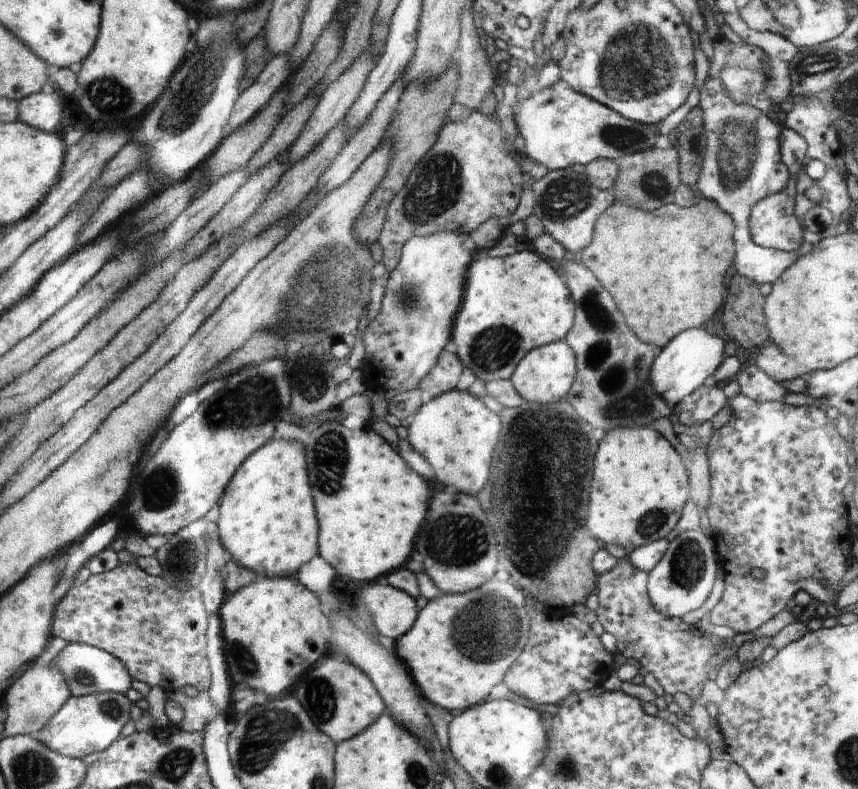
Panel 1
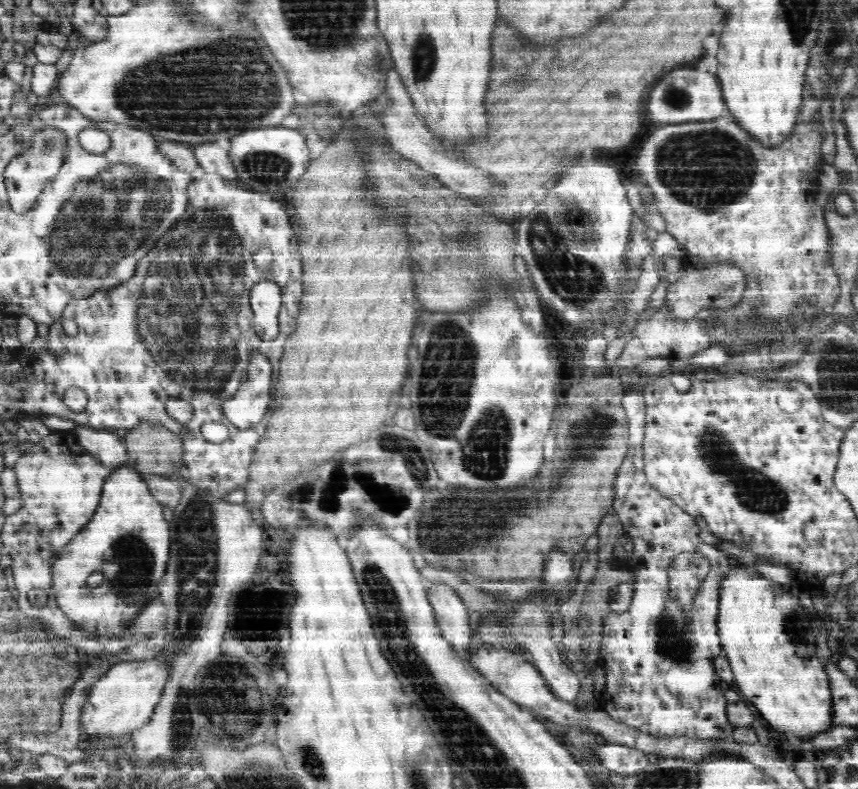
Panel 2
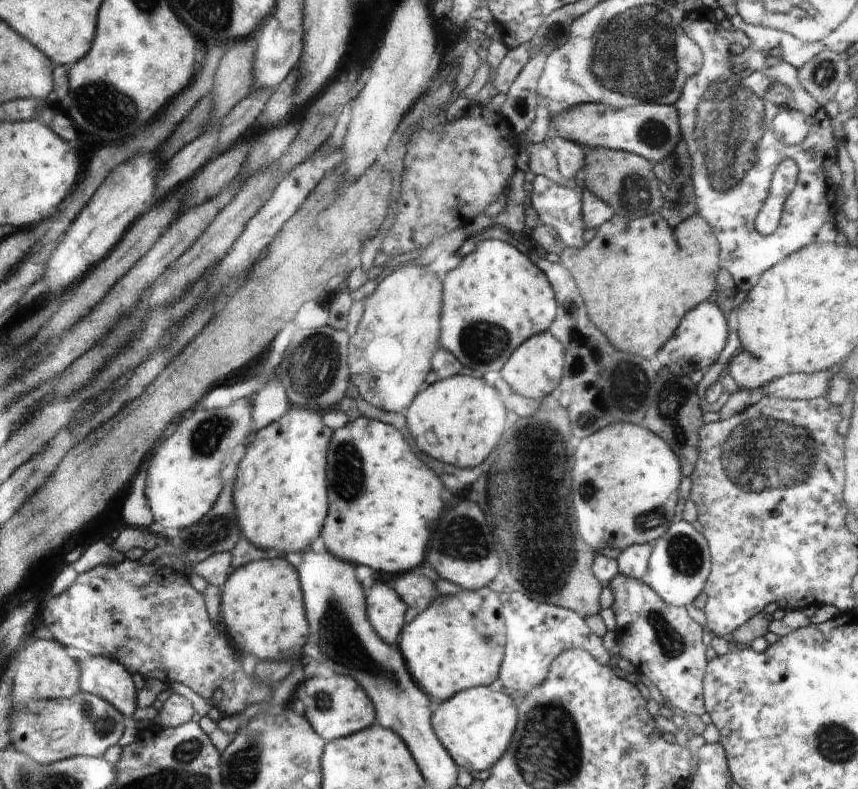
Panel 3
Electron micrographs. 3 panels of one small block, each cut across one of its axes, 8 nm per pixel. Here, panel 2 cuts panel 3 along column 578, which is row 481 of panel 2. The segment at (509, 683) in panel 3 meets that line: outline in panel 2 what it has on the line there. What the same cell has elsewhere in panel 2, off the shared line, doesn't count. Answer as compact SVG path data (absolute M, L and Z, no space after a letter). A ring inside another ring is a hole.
M632 390L632 392L626 392L626 394L624 394L624 410L626 410L626 416L629 422L628 434L630 434L630 436L628 436L627 440L630 440L630 446L628 446L628 454L626 454L626 458L623 459L622 464L620 464L618 468L618 472L616 472L618 478L615 478L614 480L613 507L616 509L618 516L620 516L620 520L622 520L622 525L624 525L626 534L630 536L633 542L633 553L631 554L631 557L628 558L628 560L630 560L630 562L628 562L628 568L635 576L634 600L632 600L632 606L630 606L628 612L624 612L624 614L616 614L612 612L612 614L606 616L606 619L604 620L604 632L602 632L604 638L602 638L601 642L600 665L605 672L605 691L608 696L604 696L606 702L604 702L604 706L600 706L600 708L604 710L606 714L609 714L614 721L643 732L644 734L653 736L654 738L680 738L680 736L685 736L692 740L700 740L700 738L731 738L733 729L730 727L730 723L728 723L728 715L726 714L726 707L729 702L726 701L726 698L724 697L724 691L720 690L720 682L722 680L717 675L717 670L713 665L716 658L725 656L725 651L721 646L721 638L719 637L717 623L719 614L720 583L723 582L723 575L730 570L730 554L726 554L726 550L722 550L722 546L720 546L721 540L717 542L703 542L702 535L706 534L702 534L702 527L698 526L696 521L674 503L672 499L668 499L660 494L658 490L654 489L648 482L644 470L644 453L642 448L646 426L646 400L644 400L644 394L642 394L642 392L634 392L634 390ZM682 552L700 552L701 555L704 555L704 557L708 559L708 563L710 563L708 577L706 578L706 581L701 584L698 595L694 598L693 606L689 610L677 606L676 603L670 600L670 596L668 596L670 592L670 589L668 588L668 568L674 556L676 556L676 554L682 554Z

